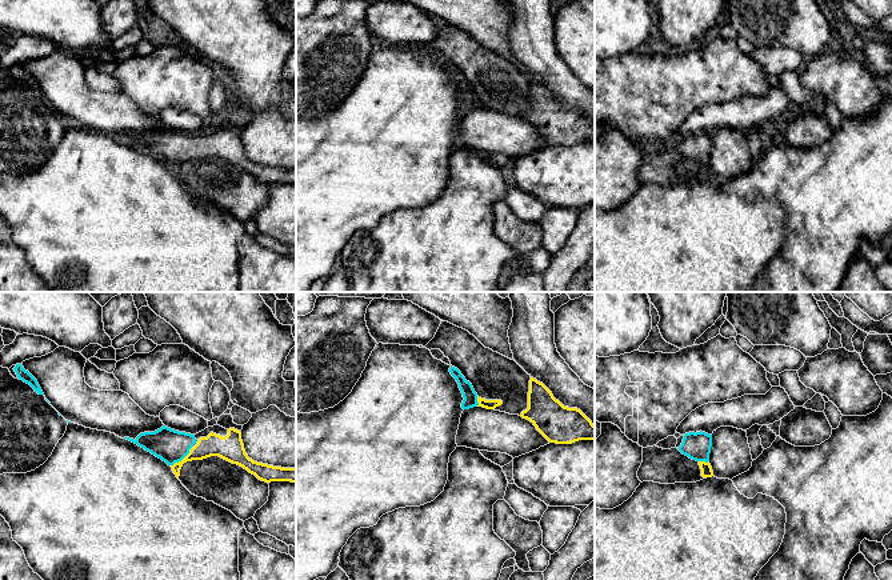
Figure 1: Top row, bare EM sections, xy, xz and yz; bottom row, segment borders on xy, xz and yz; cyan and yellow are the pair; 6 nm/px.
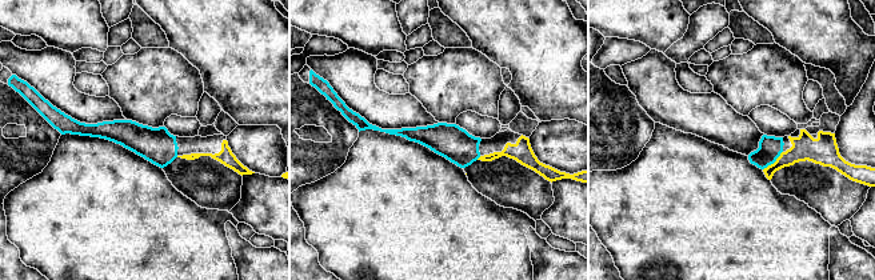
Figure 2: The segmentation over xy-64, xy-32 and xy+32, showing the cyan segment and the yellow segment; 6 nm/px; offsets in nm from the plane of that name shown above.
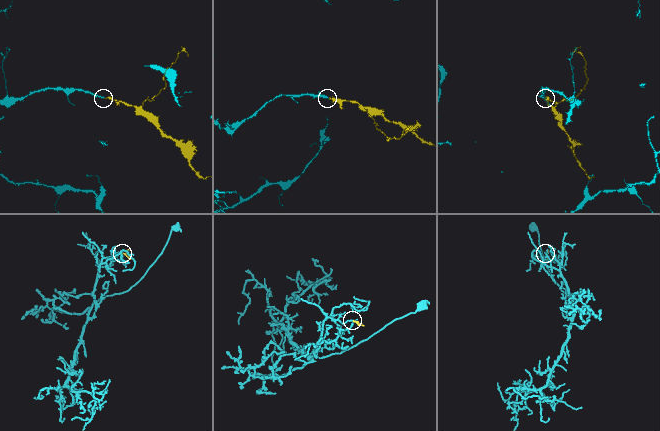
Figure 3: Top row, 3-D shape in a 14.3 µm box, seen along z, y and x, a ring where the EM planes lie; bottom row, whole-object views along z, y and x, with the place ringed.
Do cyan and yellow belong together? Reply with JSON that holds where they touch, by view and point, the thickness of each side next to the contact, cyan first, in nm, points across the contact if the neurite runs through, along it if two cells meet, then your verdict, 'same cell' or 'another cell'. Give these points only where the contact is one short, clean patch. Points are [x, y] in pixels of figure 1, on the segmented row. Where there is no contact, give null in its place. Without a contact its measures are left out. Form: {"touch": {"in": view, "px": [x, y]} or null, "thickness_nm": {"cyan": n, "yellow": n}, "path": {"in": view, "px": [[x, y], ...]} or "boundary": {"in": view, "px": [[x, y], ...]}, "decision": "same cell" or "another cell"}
{"touch": {"in": "xy", "px": [180, 460]}, "thickness_nm": {"cyan": 200, "yellow": 130}, "path": {"in": "xy", "px": [[171, 446], [180, 460], [214, 444]]}, "decision": "same cell"}

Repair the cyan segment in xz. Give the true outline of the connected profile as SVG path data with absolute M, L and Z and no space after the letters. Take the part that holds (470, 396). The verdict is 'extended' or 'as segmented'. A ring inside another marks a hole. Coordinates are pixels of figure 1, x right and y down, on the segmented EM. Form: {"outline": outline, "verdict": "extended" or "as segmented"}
{"outline": "M451 365L449 372L456 379L459 388L463 393L463 397L464 397L461 403L463 409L469 409L473 407L495 409L496 407L503 404L501 400L485 400L485 399L479 397L472 384L465 380L465 377L461 375L461 372L457 368Z", "verdict": "extended"}

